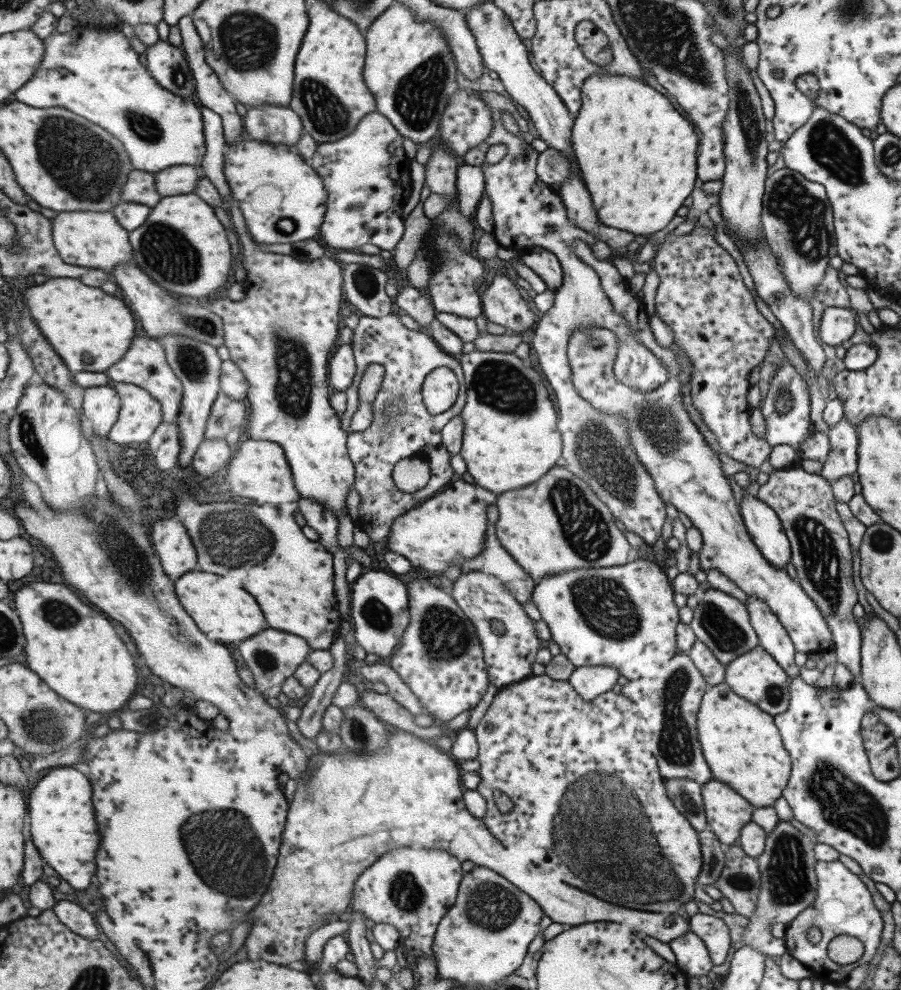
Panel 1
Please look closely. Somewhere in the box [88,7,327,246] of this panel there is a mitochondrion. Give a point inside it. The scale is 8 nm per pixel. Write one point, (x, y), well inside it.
(247, 41)

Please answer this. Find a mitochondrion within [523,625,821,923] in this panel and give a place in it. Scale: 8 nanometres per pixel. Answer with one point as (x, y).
(603, 829)

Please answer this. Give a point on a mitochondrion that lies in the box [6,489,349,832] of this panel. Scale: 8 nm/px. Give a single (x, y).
(254, 541)

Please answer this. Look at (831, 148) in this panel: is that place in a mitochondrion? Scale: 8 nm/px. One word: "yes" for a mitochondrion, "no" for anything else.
yes

